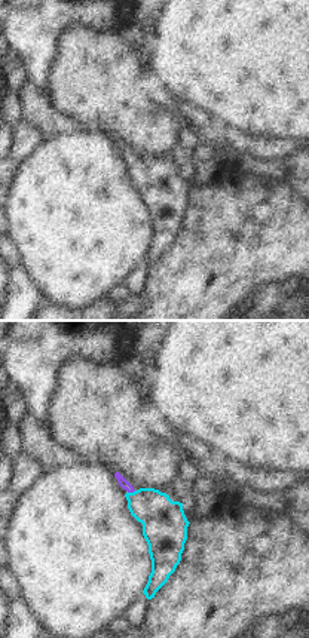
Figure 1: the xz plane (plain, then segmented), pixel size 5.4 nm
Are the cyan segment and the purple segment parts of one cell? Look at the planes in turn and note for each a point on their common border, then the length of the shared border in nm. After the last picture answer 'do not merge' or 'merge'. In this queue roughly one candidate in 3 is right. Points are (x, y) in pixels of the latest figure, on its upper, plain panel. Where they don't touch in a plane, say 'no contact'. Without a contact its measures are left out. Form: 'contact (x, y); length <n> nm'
contact (131, 160); length 40 nm

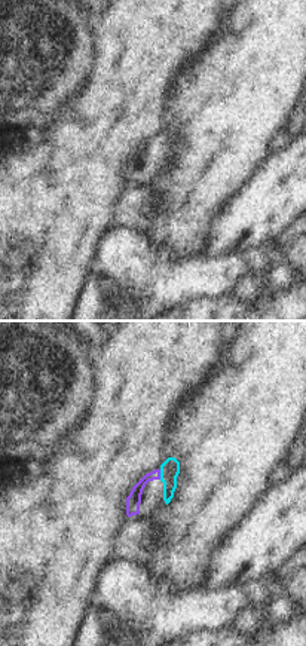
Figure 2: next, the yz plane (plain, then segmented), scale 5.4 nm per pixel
contact (161, 141); length 60 nm

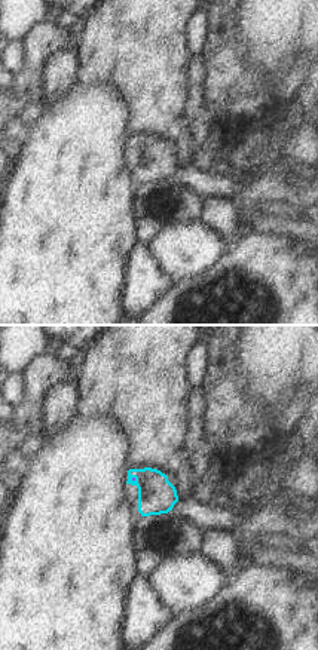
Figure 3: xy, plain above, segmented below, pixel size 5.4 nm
contact (131, 147); length 30 nm

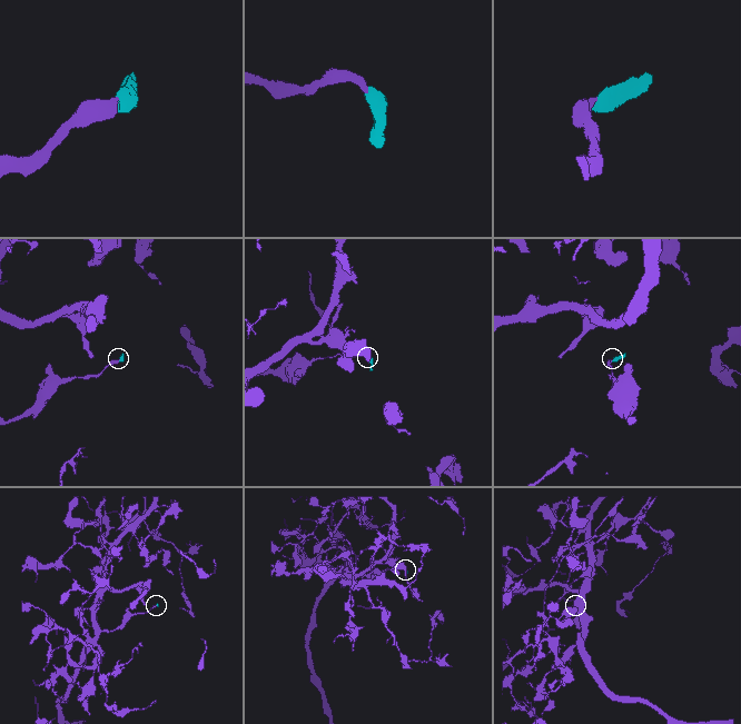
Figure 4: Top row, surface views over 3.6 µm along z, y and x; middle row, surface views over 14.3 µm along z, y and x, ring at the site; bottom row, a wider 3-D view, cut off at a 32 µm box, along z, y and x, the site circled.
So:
merge

